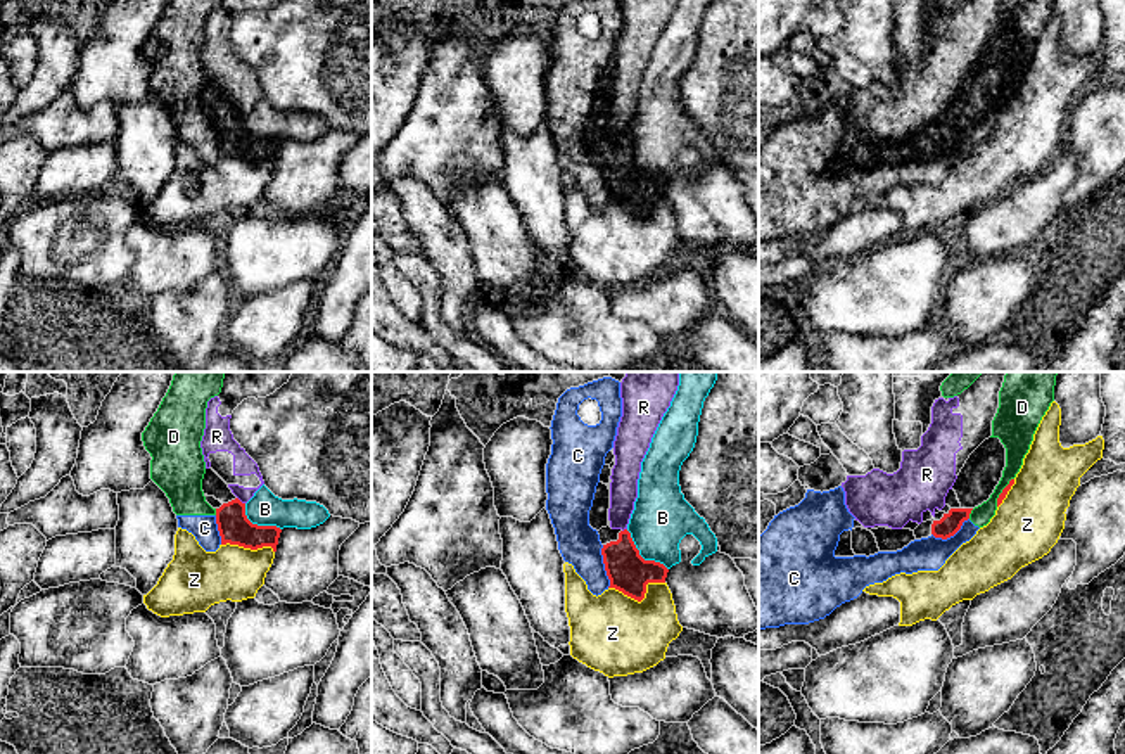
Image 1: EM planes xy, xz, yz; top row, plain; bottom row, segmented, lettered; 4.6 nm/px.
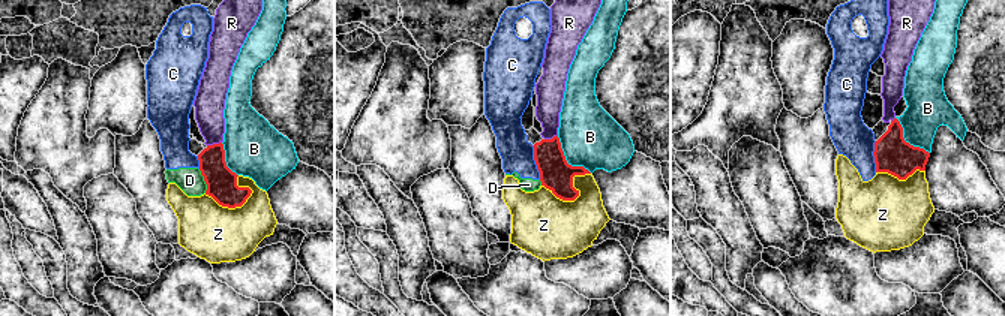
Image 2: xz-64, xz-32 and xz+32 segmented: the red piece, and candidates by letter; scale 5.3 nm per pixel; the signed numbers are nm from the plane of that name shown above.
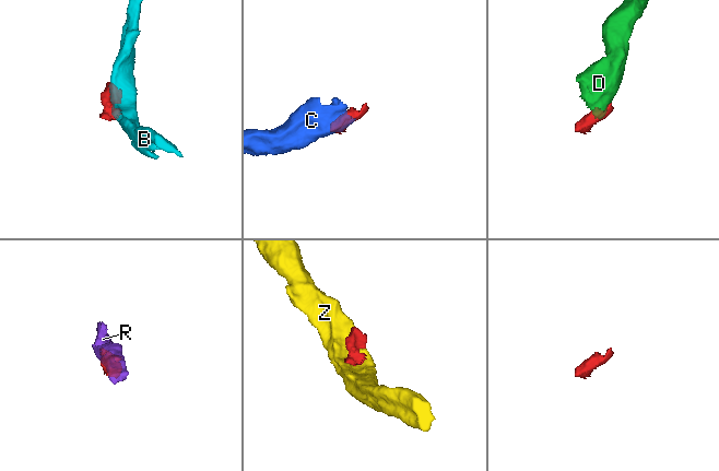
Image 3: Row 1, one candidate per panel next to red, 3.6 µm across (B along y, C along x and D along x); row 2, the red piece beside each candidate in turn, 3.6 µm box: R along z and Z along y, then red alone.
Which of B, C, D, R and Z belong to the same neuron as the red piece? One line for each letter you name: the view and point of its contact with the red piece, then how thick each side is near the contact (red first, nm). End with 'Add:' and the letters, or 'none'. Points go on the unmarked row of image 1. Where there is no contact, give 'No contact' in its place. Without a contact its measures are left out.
Add: none

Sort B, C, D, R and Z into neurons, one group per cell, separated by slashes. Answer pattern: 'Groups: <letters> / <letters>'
Groups: B / C D / R / Z

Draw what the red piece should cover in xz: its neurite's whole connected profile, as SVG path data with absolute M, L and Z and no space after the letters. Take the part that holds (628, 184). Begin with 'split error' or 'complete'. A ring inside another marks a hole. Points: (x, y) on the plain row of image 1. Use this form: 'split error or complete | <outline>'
complete | M627 142L619 145L617 154L601 161L603 176L610 192L608 201L641 214L648 195L665 195L669 182L655 173L645 173Z

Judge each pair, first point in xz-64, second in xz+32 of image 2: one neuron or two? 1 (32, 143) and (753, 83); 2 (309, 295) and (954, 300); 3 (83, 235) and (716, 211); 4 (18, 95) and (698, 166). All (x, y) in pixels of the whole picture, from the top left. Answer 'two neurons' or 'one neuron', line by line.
1: one neuron
2: one neuron
3: one neuron
4: two neurons

